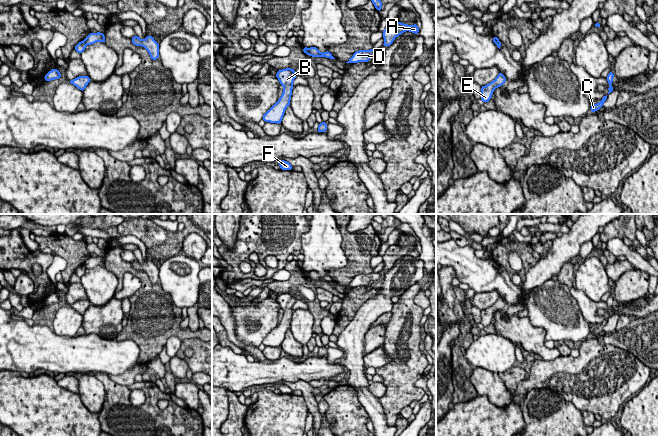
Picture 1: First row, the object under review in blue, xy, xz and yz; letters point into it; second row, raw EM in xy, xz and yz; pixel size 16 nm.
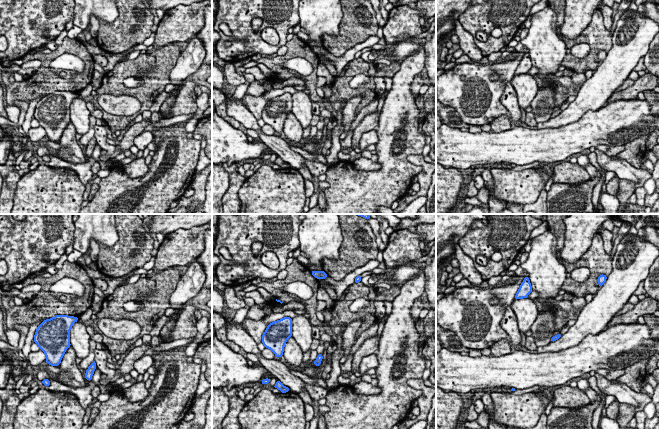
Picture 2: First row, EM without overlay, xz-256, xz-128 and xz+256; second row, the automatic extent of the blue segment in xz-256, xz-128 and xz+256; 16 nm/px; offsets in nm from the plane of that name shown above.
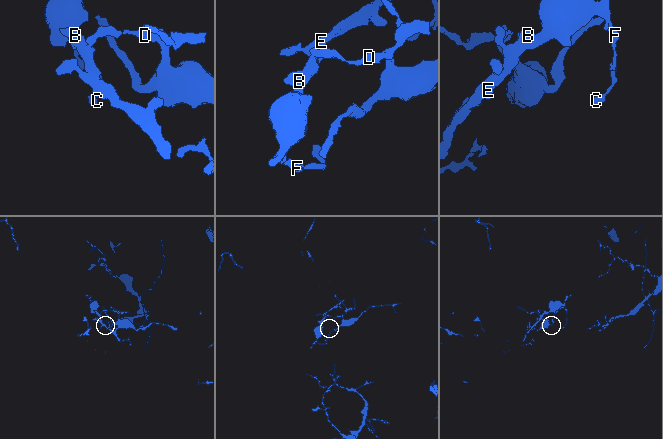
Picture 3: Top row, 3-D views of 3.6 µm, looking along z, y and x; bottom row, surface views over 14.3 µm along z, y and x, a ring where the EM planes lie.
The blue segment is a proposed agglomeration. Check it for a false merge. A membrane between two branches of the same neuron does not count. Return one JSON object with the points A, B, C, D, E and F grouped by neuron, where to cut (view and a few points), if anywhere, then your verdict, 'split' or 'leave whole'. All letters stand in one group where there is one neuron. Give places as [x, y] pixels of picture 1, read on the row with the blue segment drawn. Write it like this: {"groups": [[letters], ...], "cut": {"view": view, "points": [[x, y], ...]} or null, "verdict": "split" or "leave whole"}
{"groups": [["A", "D"], ["B", "C", "E", "F"]], "cut": {"view": "xy", "points": [[83, 41], [87, 44]]}, "verdict": "split"}

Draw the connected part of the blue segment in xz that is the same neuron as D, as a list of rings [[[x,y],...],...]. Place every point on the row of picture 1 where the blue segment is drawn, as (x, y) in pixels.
[[[379,49],[359,50],[356,51],[353,56],[346,63],[358,63],[369,62],[370,57],[382,56],[382,52]]]

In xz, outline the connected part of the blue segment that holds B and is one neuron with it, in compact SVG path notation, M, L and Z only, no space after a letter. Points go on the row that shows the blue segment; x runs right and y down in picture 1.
M282 69L278 70L276 77L280 81L280 84L284 87L283 94L279 100L263 115L262 120L270 123L280 124L283 119L285 110L290 106L290 100L293 89L293 81L296 78L294 73L295 69Z

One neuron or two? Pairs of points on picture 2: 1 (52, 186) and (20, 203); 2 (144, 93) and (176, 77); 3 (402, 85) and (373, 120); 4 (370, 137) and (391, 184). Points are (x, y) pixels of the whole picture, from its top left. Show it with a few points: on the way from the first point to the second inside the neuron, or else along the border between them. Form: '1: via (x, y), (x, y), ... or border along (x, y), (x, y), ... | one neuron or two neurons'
1: via (44, 194), (35, 203), (28, 203) | one neuron
2: border along (179, 57), (170, 72), (170, 83) | two neurons
3: border along (379, 115), (379, 123), (375, 128) | two neurons
4: border along (376, 129), (378, 142), (375, 145) | two neurons

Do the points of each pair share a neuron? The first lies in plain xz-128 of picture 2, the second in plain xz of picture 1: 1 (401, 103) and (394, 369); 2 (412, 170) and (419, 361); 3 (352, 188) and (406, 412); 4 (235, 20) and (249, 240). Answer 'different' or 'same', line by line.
1: same
2: same
3: different
4: same

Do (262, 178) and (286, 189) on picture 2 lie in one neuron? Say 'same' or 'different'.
same

